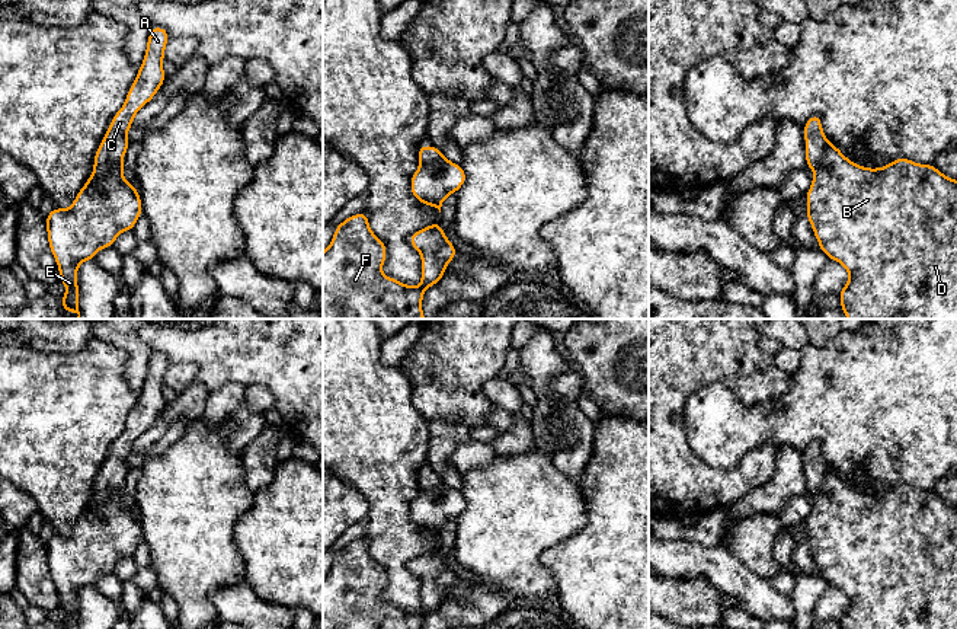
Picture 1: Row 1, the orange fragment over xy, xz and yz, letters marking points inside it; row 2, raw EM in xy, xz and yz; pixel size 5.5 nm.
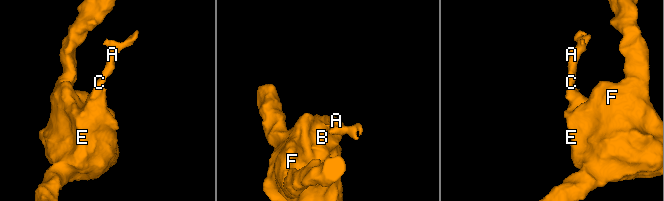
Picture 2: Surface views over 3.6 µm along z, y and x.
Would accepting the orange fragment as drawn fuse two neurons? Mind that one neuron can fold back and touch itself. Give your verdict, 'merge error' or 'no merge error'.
merge error

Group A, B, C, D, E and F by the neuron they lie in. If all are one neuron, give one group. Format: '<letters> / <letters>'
A C / B D E F

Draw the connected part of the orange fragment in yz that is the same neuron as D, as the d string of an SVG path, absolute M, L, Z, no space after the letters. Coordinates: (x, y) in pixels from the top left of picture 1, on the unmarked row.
M832 469L814 494L810 515L806 518L807 545L819 568L820 577L842 590L849 598L849 607L839 616L841 629L957 629L957 505L948 505L934 491L918 491L906 483L894 485L890 491L871 495L846 485Z

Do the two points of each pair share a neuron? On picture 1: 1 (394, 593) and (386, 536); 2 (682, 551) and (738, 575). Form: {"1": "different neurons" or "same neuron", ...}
{"1": "same neuron", "2": "same neuron"}

